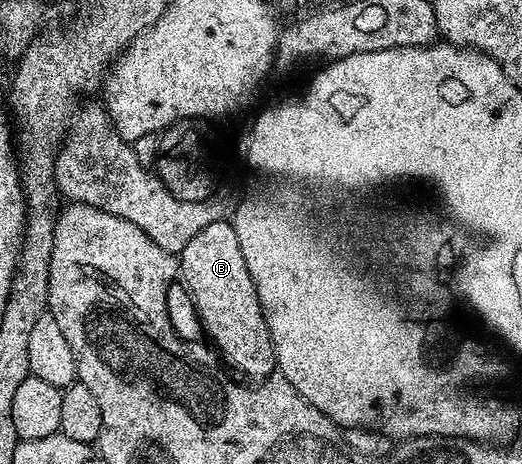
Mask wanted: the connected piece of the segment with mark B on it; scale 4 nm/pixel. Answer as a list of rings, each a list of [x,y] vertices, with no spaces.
[[[221,219],[207,225],[184,245],[180,252],[180,283],[186,286],[202,323],[214,338],[218,351],[238,371],[243,371],[250,381],[264,381],[275,374],[278,362],[256,297],[256,285],[252,285],[252,273],[240,253],[240,241],[236,241],[233,222]]]

